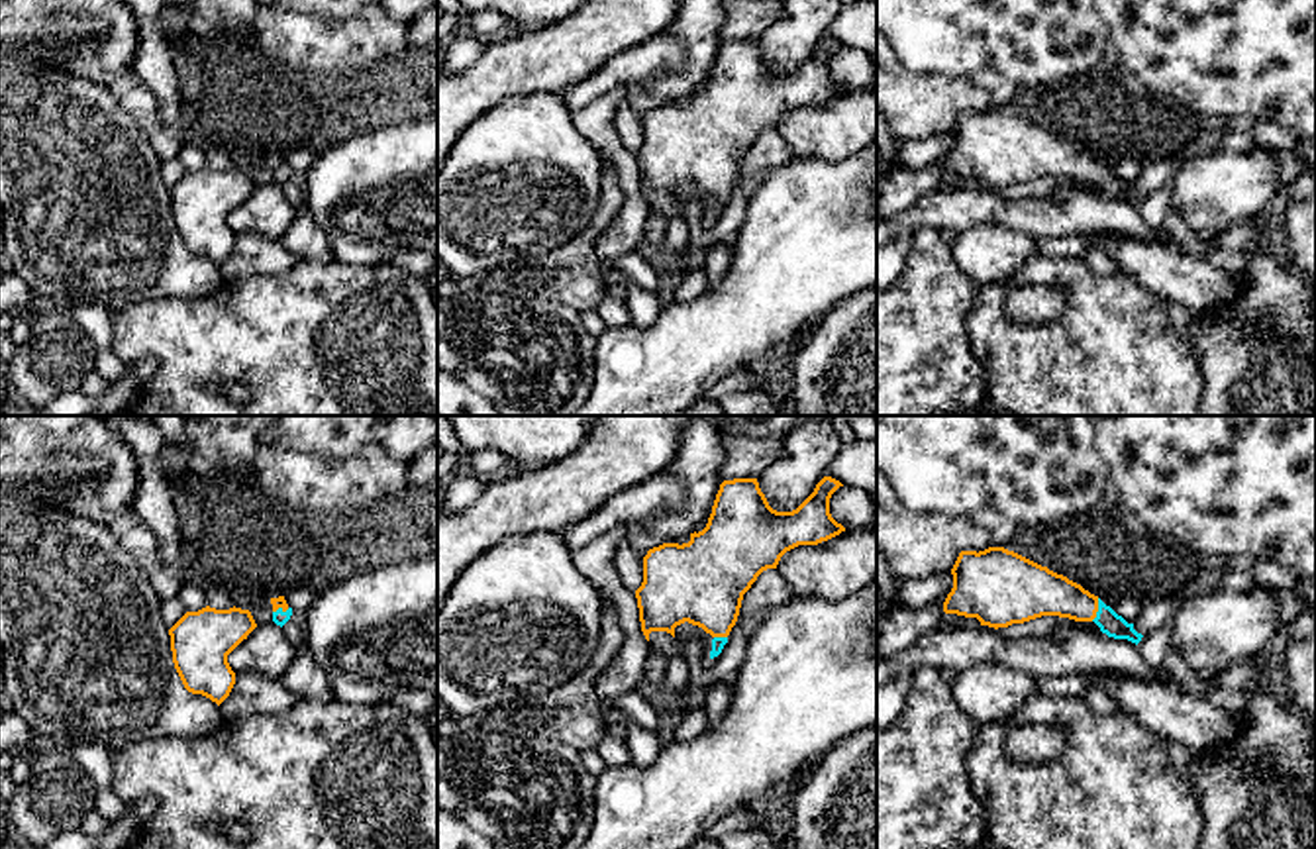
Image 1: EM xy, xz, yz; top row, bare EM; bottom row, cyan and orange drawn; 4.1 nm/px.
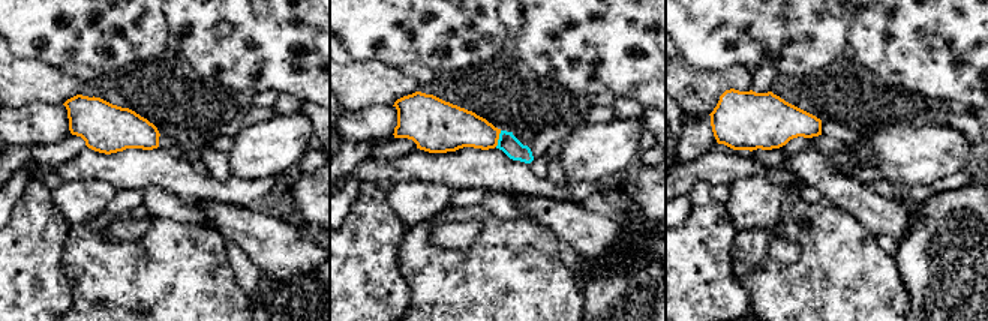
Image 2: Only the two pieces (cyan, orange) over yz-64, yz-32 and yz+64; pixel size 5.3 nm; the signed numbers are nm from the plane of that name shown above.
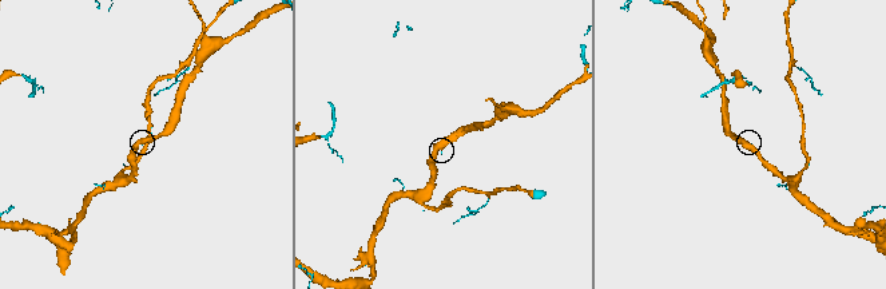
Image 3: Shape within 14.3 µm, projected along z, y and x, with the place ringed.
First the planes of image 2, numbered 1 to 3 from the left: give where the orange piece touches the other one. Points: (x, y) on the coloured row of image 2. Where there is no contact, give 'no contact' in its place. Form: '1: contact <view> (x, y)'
1: no contact
2: contact yz-32 (499, 138)
3: no contact

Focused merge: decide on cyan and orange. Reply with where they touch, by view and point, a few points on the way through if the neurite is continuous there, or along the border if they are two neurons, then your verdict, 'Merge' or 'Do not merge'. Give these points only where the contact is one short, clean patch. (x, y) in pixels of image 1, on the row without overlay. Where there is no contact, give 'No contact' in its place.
Touches cyan at yz (1099, 171). Merge

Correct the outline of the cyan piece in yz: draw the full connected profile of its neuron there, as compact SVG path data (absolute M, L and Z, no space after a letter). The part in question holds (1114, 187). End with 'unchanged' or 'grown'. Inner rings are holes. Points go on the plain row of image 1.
M1004 108L961 112L951 135L953 149L943 173L977 178L981 186L998 190L1041 176L1059 176L1094 182L1108 198L1136 206L1143 198L1134 184L1081 145Z; grown

